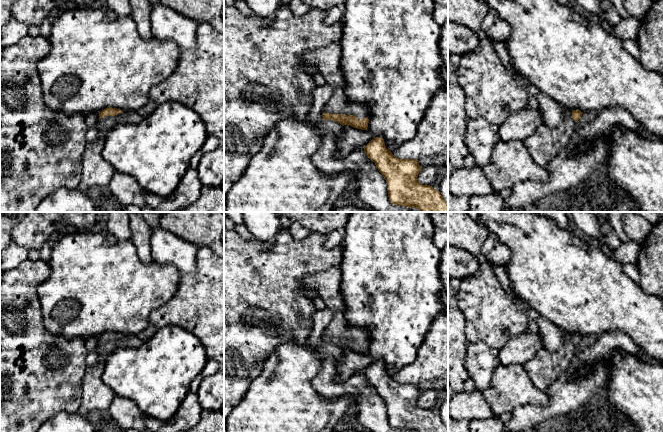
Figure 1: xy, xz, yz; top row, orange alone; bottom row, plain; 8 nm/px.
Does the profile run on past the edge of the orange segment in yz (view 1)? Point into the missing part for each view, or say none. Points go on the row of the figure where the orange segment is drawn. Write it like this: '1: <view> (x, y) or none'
1: yz (545, 142)

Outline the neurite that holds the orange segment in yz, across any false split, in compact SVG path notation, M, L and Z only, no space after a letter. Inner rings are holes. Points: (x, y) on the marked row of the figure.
M564 109L564 118L556 128L542 123L524 140L531 156L545 166L559 151L565 148L575 133L575 123L582 117L580 110Z

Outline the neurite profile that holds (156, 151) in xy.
M166 102L140 122L114 125L105 137L103 158L116 172L133 176L144 192L169 197L190 166L190 160L208 137L200 116L178 102Z

